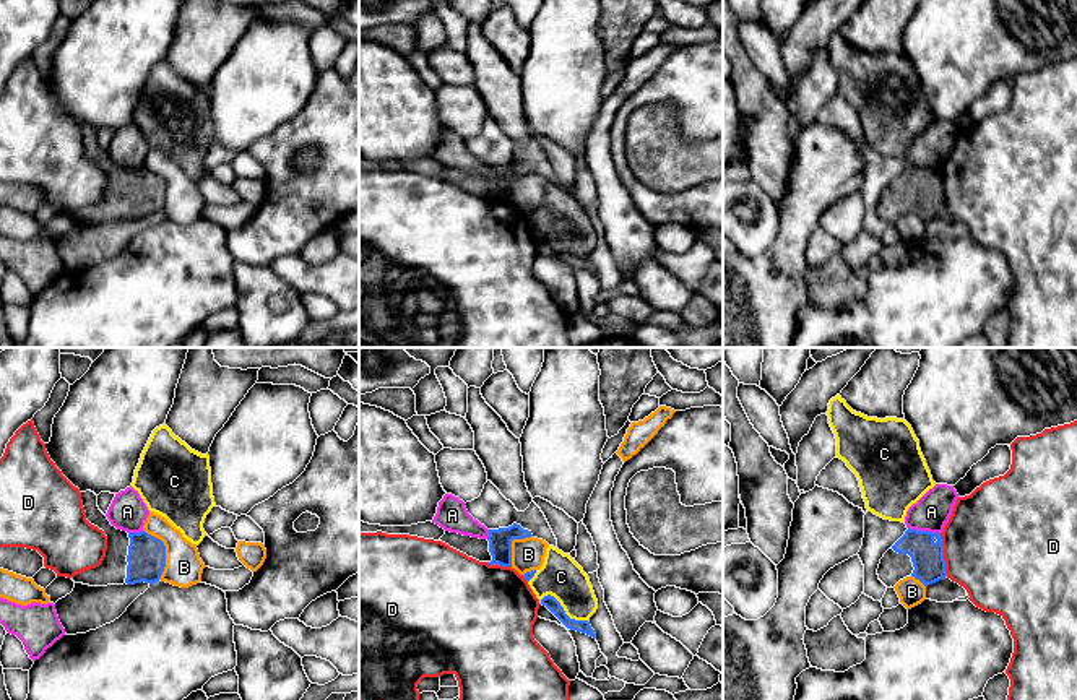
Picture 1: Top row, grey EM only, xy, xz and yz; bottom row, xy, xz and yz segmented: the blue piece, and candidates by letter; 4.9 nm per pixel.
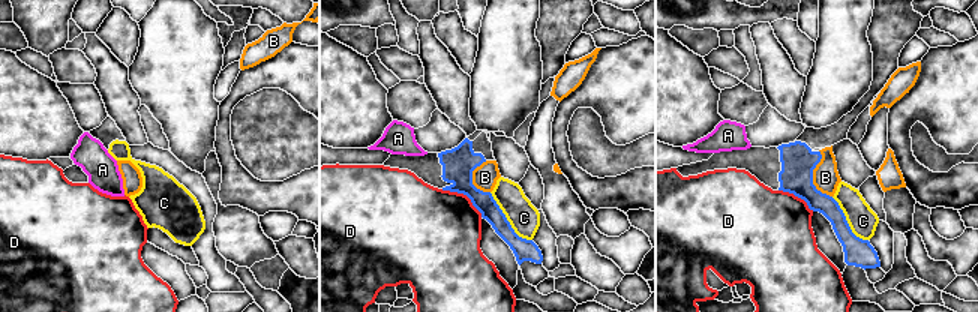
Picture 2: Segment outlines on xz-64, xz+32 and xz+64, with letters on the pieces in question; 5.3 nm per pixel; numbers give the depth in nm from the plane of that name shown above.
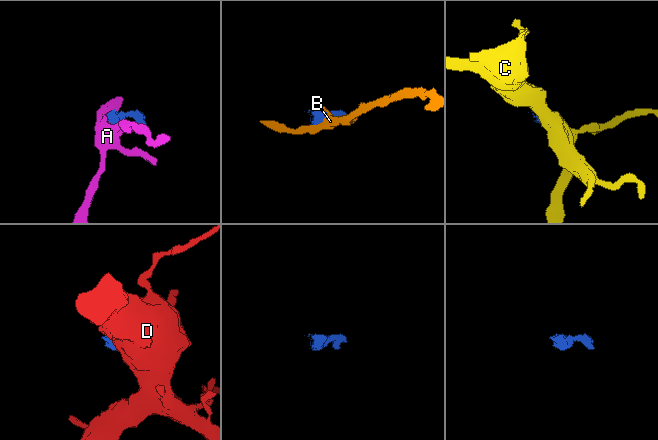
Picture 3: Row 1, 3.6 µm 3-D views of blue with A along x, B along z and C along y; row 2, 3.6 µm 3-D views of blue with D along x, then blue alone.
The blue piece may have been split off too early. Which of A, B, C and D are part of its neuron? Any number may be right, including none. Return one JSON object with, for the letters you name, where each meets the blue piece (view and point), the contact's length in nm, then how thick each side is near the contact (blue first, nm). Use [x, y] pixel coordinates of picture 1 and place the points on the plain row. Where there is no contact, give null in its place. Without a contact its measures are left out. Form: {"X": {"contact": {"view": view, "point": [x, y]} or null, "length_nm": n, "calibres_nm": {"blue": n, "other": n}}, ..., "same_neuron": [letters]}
{"same_neuron": []}

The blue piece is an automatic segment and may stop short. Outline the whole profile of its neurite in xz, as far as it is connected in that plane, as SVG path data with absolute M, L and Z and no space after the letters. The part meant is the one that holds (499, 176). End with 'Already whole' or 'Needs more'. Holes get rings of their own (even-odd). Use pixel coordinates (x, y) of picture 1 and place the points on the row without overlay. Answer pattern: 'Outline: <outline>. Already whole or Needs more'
Outline: M513 159L508 164L489 166L486 175L445 167L440 177L479 198L512 203L512 177L531 172L531 167Z. Needs more

